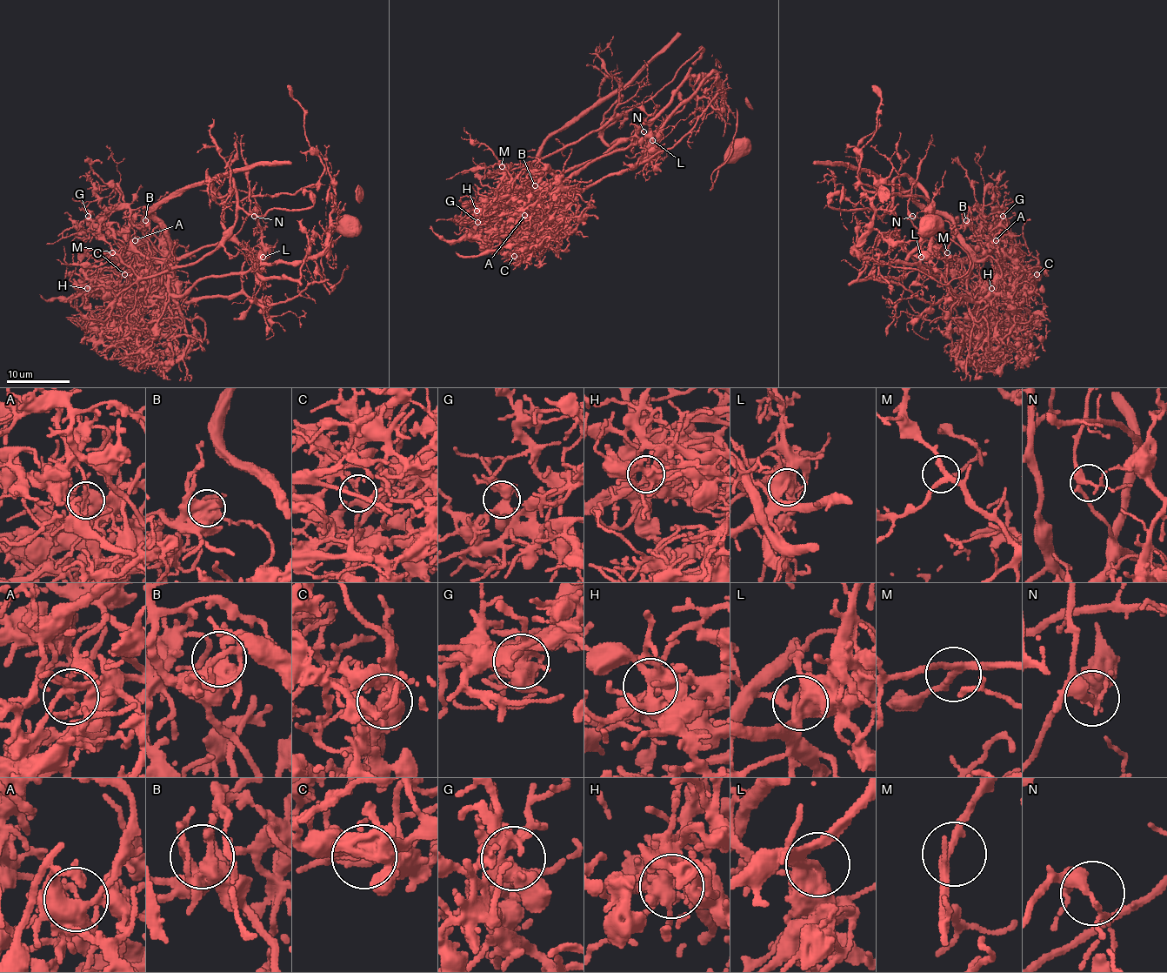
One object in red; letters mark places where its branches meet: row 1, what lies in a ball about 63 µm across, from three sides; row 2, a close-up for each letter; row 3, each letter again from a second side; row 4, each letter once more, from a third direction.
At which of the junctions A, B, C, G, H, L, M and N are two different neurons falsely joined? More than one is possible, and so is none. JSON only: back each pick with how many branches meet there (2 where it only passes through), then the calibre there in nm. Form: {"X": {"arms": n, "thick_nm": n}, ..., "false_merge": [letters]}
{"A": {"arms": 3, "thick_nm": 160}, "L": {"arms": 5, "thick_nm": 480}, "N": {"arms": 3, "thick_nm": 240}, "false_merge": ["A", "L", "N"]}

